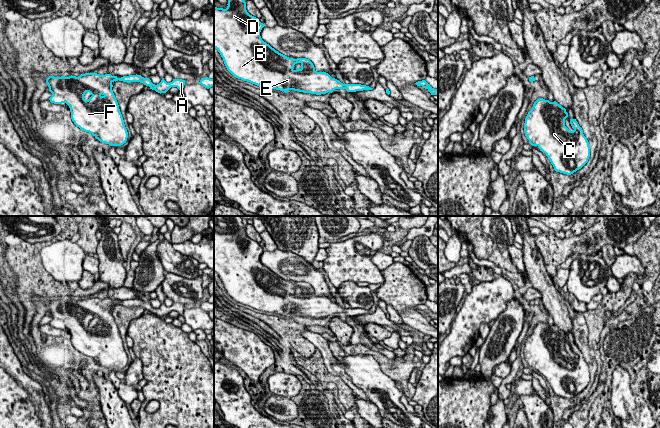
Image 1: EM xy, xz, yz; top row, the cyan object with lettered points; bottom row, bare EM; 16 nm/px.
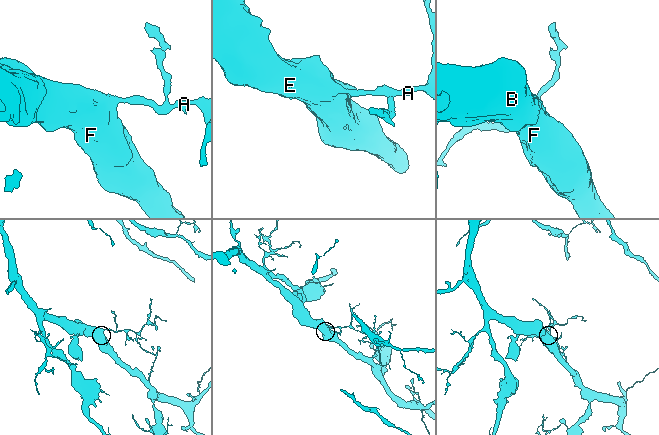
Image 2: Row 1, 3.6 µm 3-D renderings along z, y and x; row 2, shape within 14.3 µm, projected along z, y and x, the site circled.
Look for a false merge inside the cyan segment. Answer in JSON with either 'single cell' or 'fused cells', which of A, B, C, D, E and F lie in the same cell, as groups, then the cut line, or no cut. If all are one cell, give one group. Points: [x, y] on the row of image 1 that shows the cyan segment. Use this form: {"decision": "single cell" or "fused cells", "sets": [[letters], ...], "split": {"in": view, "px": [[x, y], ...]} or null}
{"decision": "single cell", "sets": [["A", "B", "C", "D", "E", "F"]], "split": null}

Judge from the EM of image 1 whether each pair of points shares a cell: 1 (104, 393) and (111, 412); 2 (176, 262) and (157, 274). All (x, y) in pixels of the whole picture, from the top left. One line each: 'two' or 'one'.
1: one
2: two

